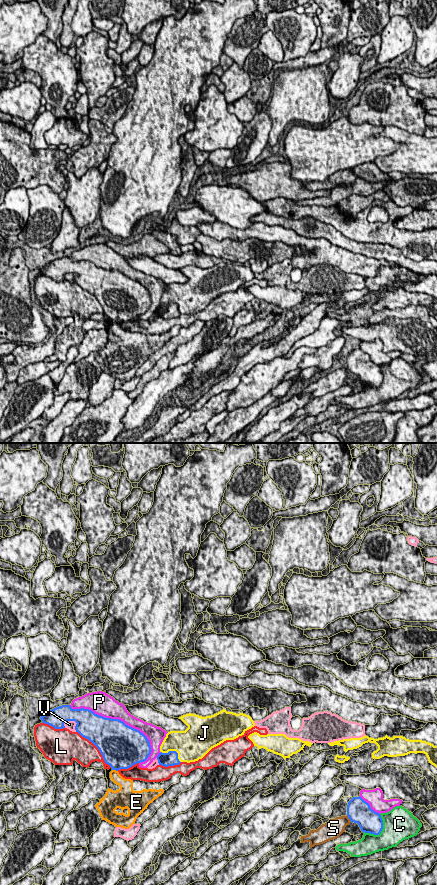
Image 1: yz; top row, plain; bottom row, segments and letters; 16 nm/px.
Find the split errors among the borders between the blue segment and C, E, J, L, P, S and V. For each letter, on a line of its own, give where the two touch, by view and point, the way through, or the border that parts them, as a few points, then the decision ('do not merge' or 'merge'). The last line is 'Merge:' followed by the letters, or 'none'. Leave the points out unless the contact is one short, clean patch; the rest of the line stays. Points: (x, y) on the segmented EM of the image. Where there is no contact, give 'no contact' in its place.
C: contact yz (380, 832); do not merge
E: contact yz (115, 769); border yz (112, 769), (117, 771); do not merge
J: contact yz (173, 751); do not merge
L: contact yz (97, 747); do not merge
P: contact yz (116, 719); do not merge
S: contact yz (348, 817); do not merge
V: contact yz (74, 720); do not merge
Merge: none

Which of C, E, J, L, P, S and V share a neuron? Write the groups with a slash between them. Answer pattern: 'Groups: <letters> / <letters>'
Groups: C / E / J / L / P / S / V

